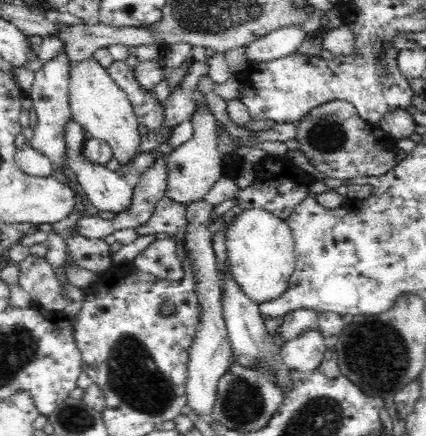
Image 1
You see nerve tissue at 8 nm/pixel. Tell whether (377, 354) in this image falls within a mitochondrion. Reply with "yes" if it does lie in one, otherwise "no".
yes

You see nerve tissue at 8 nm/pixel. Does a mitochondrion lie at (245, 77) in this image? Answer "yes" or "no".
no

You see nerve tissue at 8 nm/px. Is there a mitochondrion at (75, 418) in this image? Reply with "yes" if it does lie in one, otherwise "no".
yes

